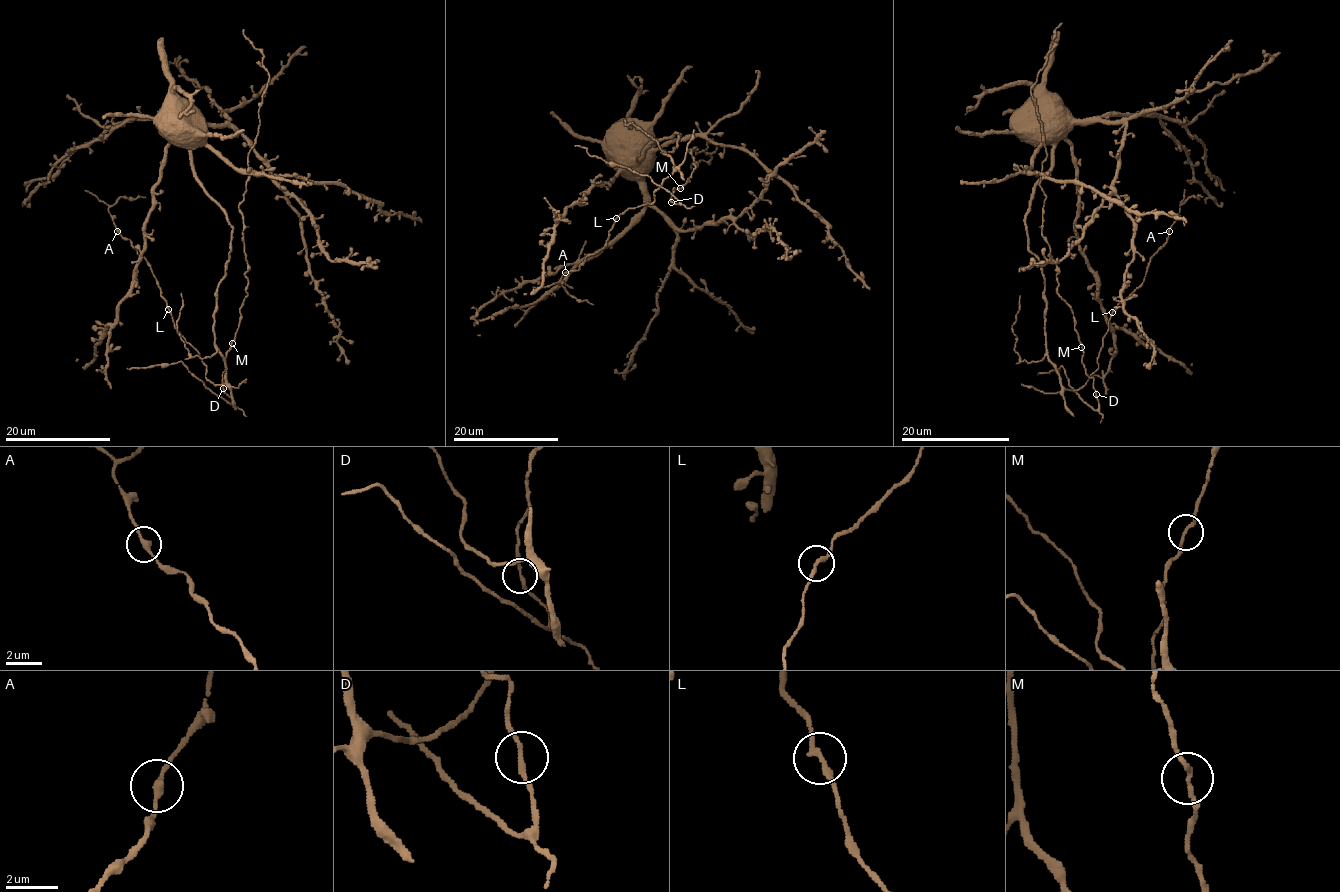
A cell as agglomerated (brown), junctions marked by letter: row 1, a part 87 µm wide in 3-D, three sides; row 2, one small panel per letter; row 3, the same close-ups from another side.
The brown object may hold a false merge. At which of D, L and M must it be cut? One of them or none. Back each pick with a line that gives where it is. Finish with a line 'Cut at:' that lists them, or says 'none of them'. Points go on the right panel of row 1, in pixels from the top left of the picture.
Cut at: none of them

